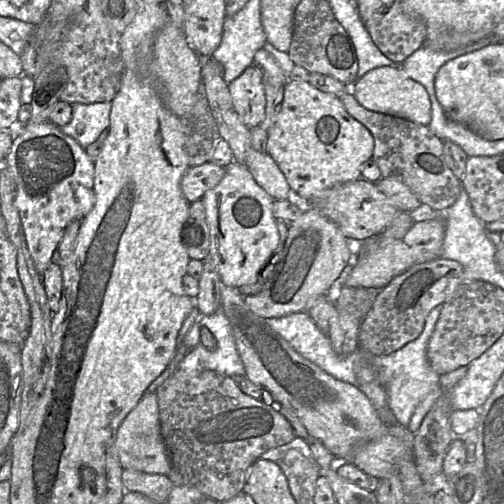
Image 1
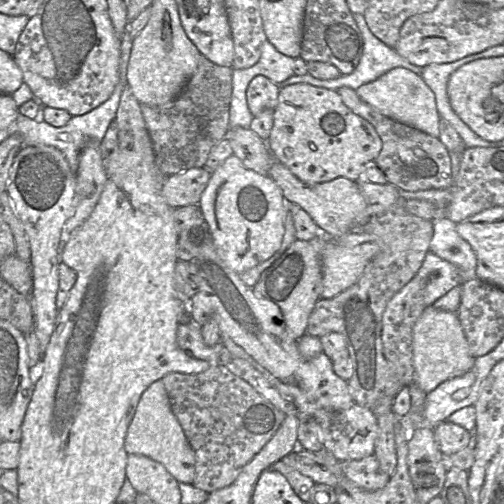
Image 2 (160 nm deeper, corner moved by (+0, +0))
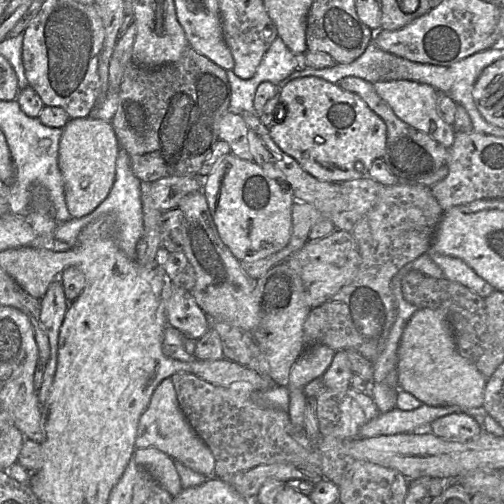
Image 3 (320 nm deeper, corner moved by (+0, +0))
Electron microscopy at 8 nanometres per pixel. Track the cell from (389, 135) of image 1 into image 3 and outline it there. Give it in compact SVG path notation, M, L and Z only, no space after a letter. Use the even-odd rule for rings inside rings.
M348 76L342 78L337 84L342 89L362 98L386 124L386 146L382 159L389 171L399 179L399 183L419 184L419 181L433 175L442 167L448 167L449 149L398 118L389 104L377 94L372 83L358 77Z

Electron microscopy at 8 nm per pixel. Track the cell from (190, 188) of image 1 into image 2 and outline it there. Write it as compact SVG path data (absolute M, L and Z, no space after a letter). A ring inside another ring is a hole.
M204 167L191 168L165 178L161 194L172 208L198 205L211 173Z

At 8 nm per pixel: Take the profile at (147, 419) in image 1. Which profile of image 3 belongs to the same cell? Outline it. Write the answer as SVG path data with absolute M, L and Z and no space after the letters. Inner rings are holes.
M165 378L153 392L147 409L139 419L136 448L157 448L174 461L179 461L193 471L211 477L215 460L205 442L194 431L179 407L176 392L170 378Z

